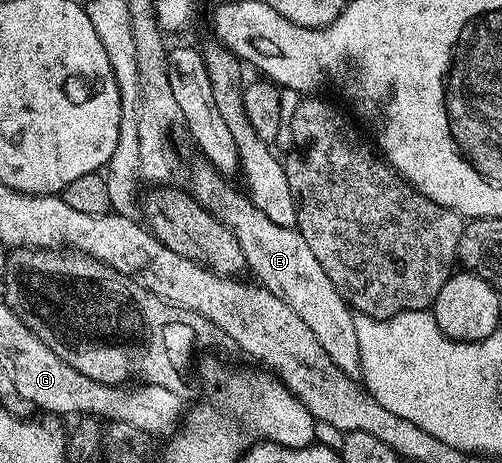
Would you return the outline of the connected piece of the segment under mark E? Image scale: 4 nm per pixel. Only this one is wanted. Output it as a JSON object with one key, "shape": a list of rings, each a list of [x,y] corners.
{"shape":[[[202,164],[191,170],[191,186],[189,193],[196,198],[206,210],[211,211],[237,236],[237,244],[241,244],[241,252],[247,261],[247,270],[255,273],[254,281],[263,286],[273,296],[285,300],[305,324],[309,324],[313,336],[321,343],[321,348],[329,352],[333,364],[341,368],[350,378],[358,379],[361,374],[359,349],[357,348],[357,328],[355,314],[347,301],[337,292],[333,280],[321,268],[317,256],[313,256],[313,248],[301,236],[295,226],[273,224],[265,212],[261,212],[251,203],[246,193],[234,190],[228,179],[220,174],[214,166]]]}

